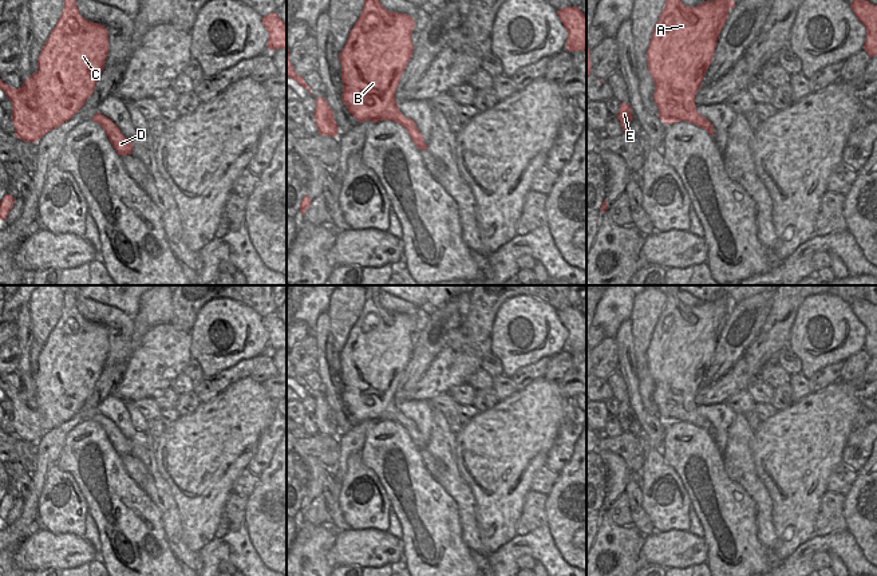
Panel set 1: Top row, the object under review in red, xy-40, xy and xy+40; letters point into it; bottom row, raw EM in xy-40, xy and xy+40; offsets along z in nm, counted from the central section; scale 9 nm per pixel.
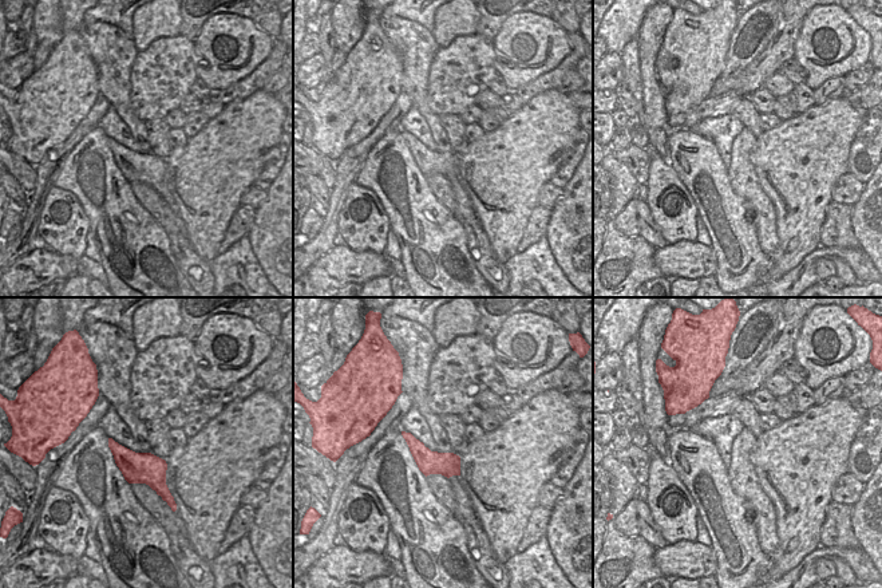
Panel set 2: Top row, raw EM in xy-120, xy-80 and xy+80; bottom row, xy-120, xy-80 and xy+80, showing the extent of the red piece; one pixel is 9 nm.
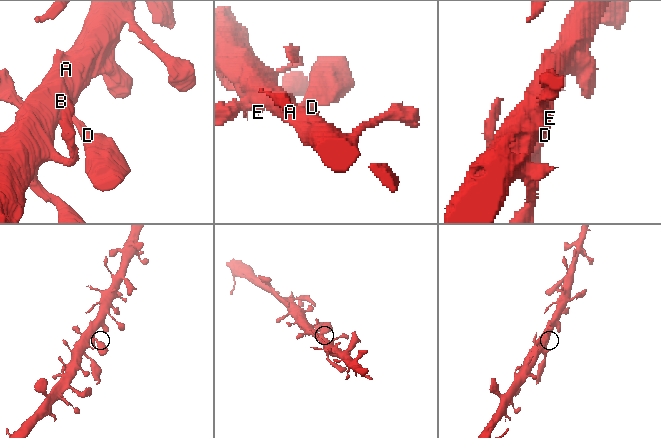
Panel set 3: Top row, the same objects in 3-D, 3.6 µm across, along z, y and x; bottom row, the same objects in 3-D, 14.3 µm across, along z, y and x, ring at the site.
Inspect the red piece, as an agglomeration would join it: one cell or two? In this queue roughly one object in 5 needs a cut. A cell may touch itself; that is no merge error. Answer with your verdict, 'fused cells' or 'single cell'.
single cell

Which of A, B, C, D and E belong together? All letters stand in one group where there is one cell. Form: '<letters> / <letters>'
A B C D E

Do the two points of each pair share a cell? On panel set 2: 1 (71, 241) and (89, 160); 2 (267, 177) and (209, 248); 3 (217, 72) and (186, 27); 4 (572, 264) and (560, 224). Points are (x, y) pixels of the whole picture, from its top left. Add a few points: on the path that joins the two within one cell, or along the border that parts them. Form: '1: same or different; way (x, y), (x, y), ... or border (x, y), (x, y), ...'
1: different; border (52, 185), (75, 196), (90, 231)
2: different; border (276, 160), (271, 161), (252, 184)
3: different; border (214, 14), (205, 20), (193, 39)
4: same; way (570, 255), (569, 233)

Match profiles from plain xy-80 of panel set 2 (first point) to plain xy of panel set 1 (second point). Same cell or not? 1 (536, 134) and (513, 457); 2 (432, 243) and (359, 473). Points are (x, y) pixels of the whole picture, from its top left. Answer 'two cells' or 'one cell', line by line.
1: one cell
2: two cells

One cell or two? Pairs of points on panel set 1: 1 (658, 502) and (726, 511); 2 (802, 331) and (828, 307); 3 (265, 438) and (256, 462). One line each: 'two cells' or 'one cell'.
1: two cells
2: one cell
3: one cell

